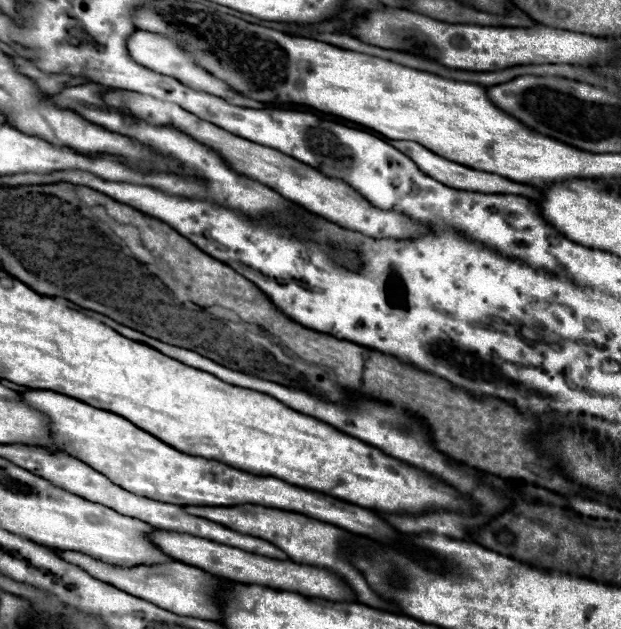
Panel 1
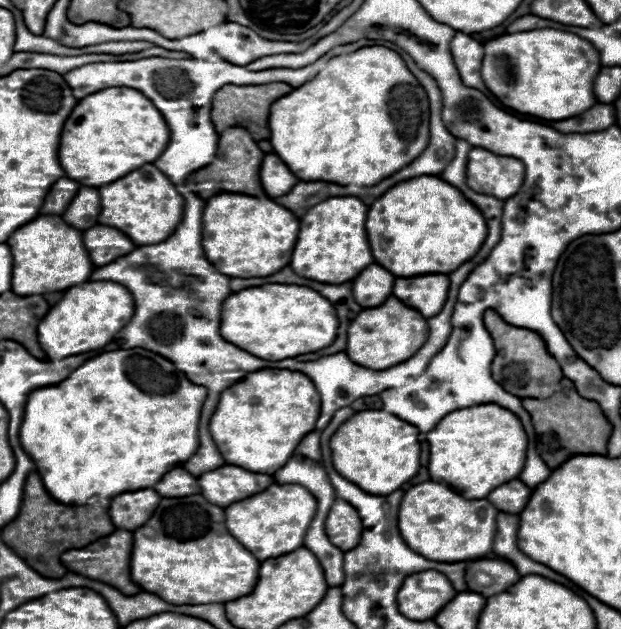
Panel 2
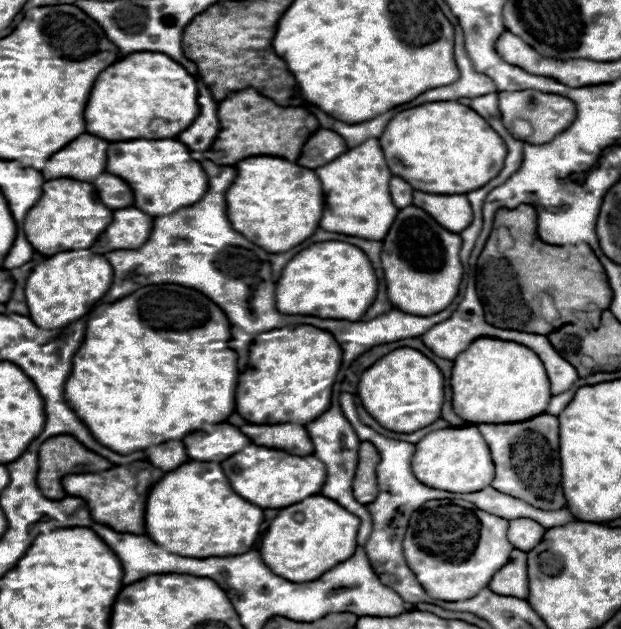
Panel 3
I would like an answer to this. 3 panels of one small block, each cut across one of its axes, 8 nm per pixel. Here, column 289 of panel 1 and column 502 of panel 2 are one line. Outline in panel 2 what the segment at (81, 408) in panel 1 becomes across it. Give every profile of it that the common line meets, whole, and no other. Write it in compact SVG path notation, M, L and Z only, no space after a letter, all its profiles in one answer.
M510 480L508 484L502 484L502 488L496 488L492 494L488 494L488 500L502 512L520 514L524 506L528 504L528 498L532 494L532 488L528 488L522 480Z

